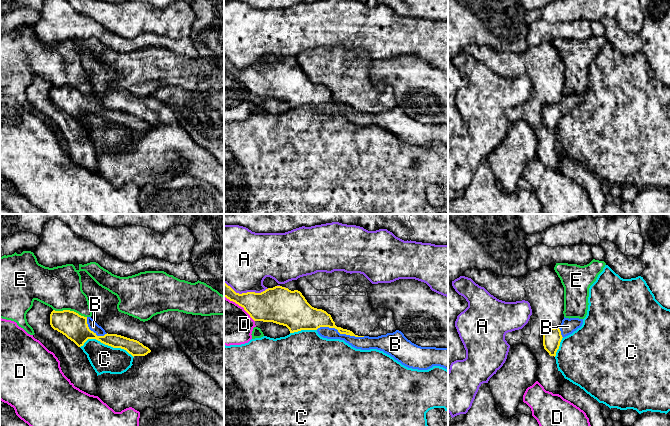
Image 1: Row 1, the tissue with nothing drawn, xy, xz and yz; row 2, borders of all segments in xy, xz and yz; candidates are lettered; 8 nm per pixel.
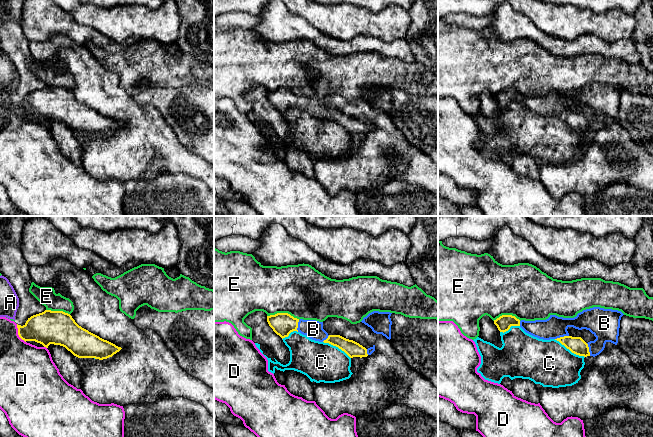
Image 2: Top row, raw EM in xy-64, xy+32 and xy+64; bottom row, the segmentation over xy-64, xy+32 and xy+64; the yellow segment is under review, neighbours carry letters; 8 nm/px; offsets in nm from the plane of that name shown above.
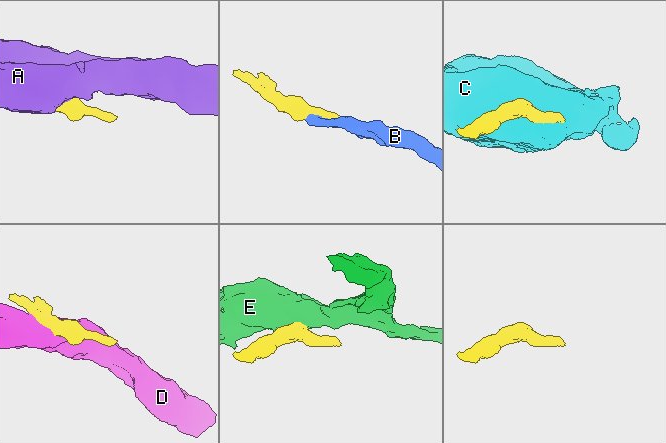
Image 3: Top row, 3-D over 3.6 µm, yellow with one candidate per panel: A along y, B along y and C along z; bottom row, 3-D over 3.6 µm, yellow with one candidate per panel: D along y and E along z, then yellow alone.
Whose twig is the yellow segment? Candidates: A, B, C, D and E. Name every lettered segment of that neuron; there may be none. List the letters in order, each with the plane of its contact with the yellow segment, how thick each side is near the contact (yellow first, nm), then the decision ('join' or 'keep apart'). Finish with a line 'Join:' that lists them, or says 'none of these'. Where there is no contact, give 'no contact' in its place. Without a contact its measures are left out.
A: meets yellow in xz; 280 nm thick on the yellow side, 440 nm on the other; keep apart
B: meets yellow in xz; 170 nm thick on the yellow side, 110 nm on the other; join
C: meets yellow in xy; 170 nm thick on the yellow side, 220 nm on the other; keep apart
D: meets yellow in xz; 260 nm thick on the yellow side, 360 nm on the other; keep apart
E: meets yellow in xy; 200 nm thick on the yellow side, 340 nm on the other; keep apart
Join: B

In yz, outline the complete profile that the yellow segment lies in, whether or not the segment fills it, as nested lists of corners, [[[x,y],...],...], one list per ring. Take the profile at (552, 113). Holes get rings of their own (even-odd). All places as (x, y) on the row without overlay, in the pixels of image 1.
[[[565,94],[559,103],[546,105],[543,109],[543,122],[550,132],[556,132],[561,116],[572,110],[583,100],[583,95]]]

